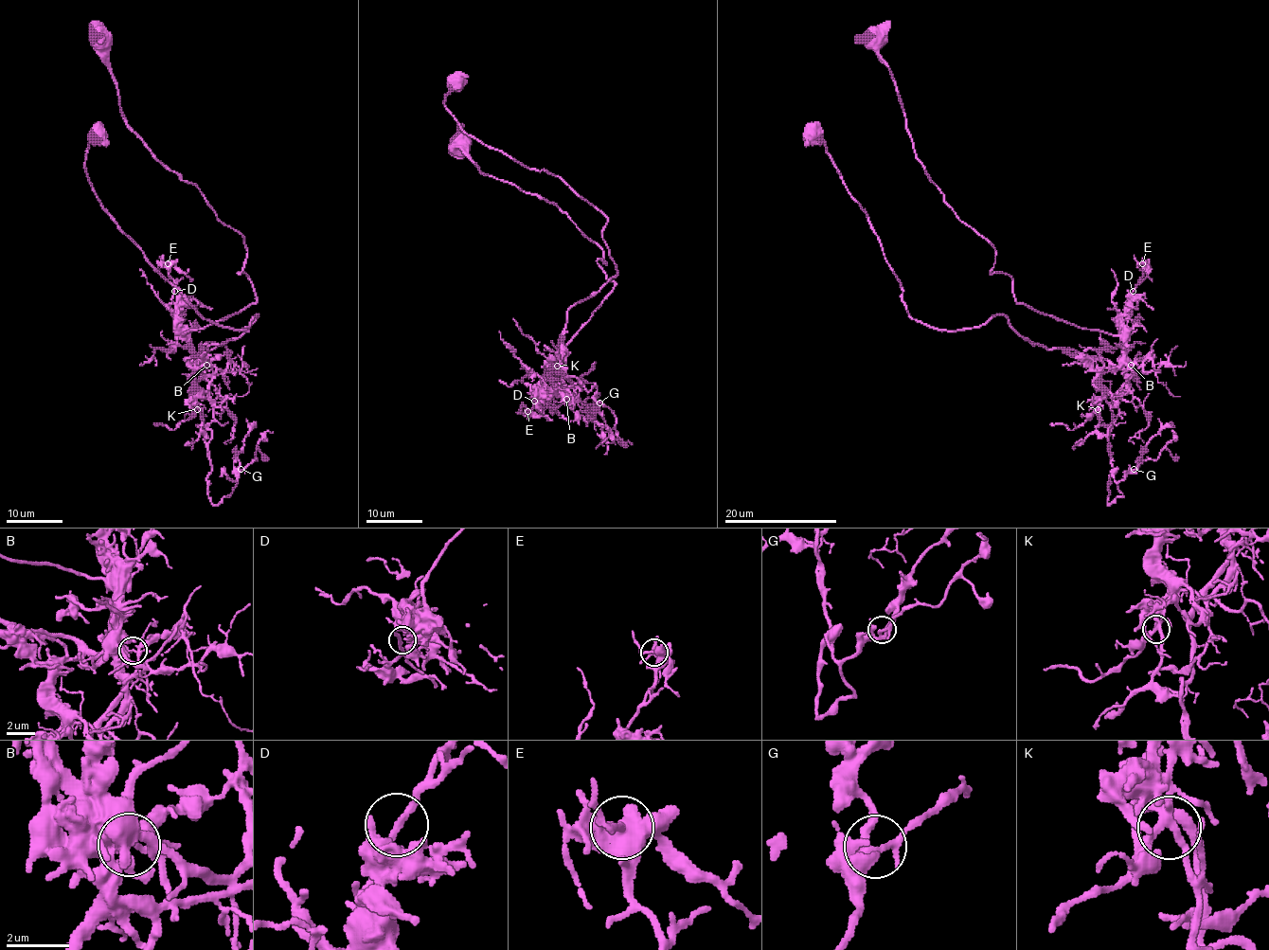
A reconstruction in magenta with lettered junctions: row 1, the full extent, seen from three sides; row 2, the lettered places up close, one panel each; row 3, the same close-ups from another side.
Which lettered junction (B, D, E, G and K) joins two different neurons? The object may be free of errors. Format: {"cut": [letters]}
{"cut": ["B"]}

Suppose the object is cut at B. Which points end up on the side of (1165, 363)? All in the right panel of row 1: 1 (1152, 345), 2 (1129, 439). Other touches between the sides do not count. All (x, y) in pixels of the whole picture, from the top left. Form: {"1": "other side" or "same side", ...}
{"1": "other side", "2": "same side"}

